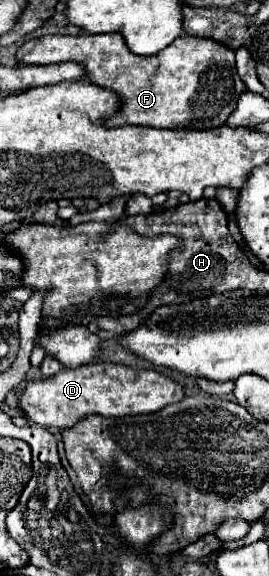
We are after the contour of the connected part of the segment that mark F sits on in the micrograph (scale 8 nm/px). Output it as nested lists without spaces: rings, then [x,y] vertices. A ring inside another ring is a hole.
[[[121,33],[111,35],[45,35],[39,39],[27,41],[17,51],[17,61],[27,65],[37,63],[61,63],[75,61],[87,69],[87,77],[107,89],[113,89],[123,99],[121,111],[107,121],[111,127],[121,125],[145,125],[145,127],[167,127],[167,129],[213,129],[227,123],[227,117],[233,113],[237,99],[247,91],[245,83],[237,75],[235,69],[235,51],[227,49],[227,45],[219,45],[219,41],[181,35],[167,49],[157,55],[141,57],[129,51]]]

